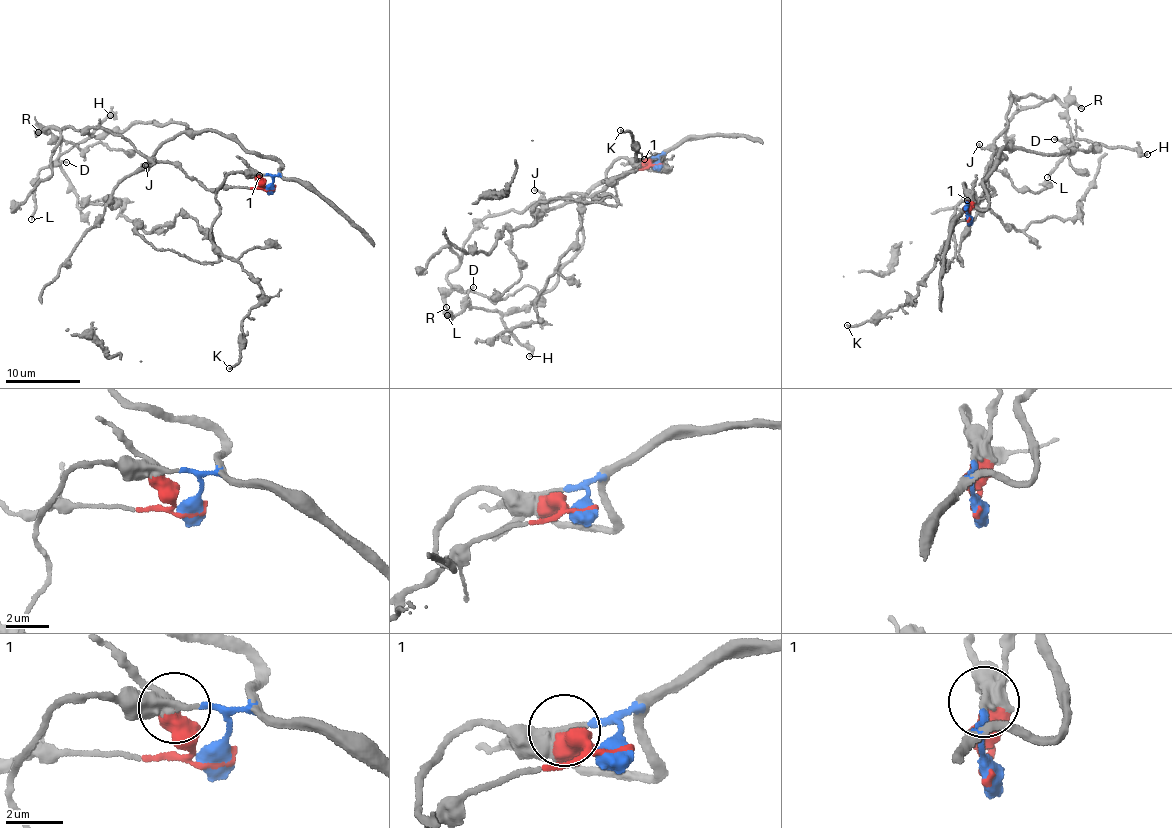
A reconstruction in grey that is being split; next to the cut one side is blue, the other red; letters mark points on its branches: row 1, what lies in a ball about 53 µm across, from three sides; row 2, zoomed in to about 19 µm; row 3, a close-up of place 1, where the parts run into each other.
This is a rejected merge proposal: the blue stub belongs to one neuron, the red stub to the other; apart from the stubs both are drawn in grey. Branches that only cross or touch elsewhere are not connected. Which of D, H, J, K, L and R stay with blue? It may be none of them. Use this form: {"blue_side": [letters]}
{"blue_side": ["D", "H", "K", "L"]}

